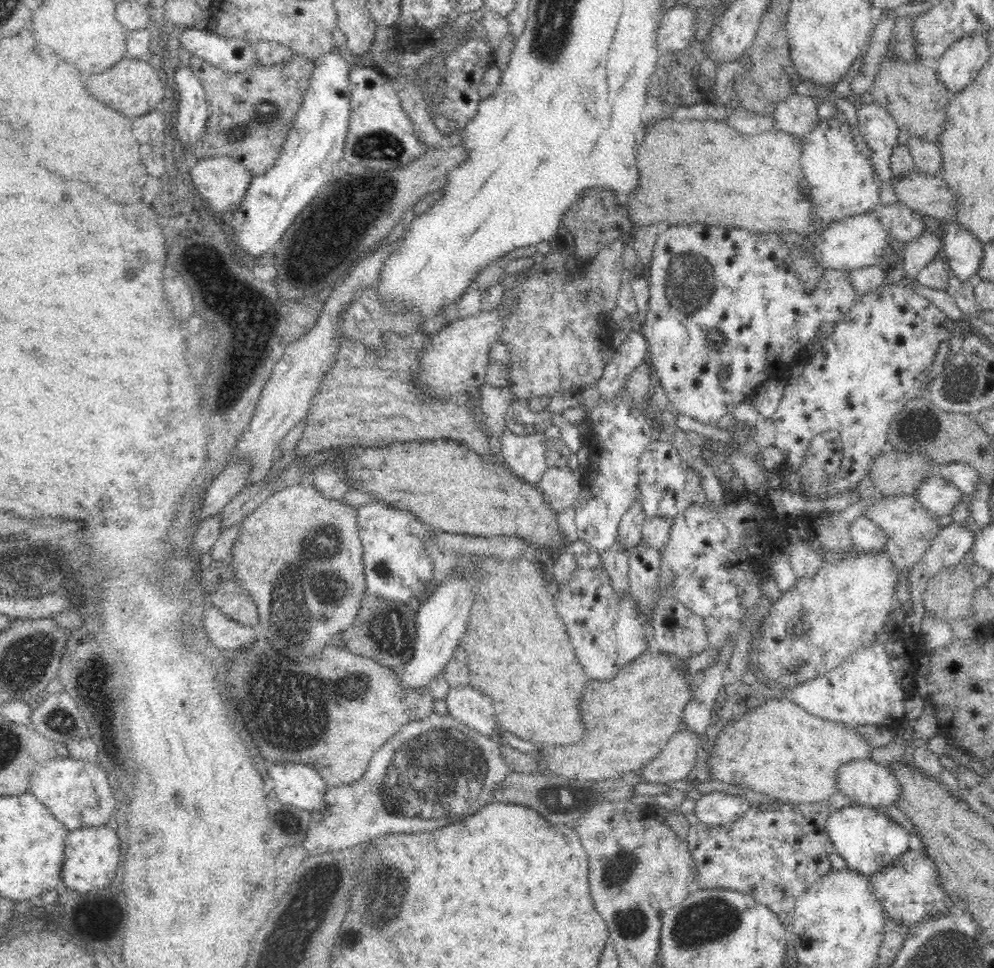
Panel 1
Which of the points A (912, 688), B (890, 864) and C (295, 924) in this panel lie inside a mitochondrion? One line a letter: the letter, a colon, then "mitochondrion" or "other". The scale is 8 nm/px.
A: other
B: other
C: mitochondrion

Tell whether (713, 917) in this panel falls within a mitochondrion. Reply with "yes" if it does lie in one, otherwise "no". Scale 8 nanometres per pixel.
yes

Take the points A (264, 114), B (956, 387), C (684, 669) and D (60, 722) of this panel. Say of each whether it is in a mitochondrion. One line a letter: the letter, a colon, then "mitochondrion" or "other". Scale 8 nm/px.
A: mitochondrion
B: mitochondrion
C: other
D: mitochondrion

